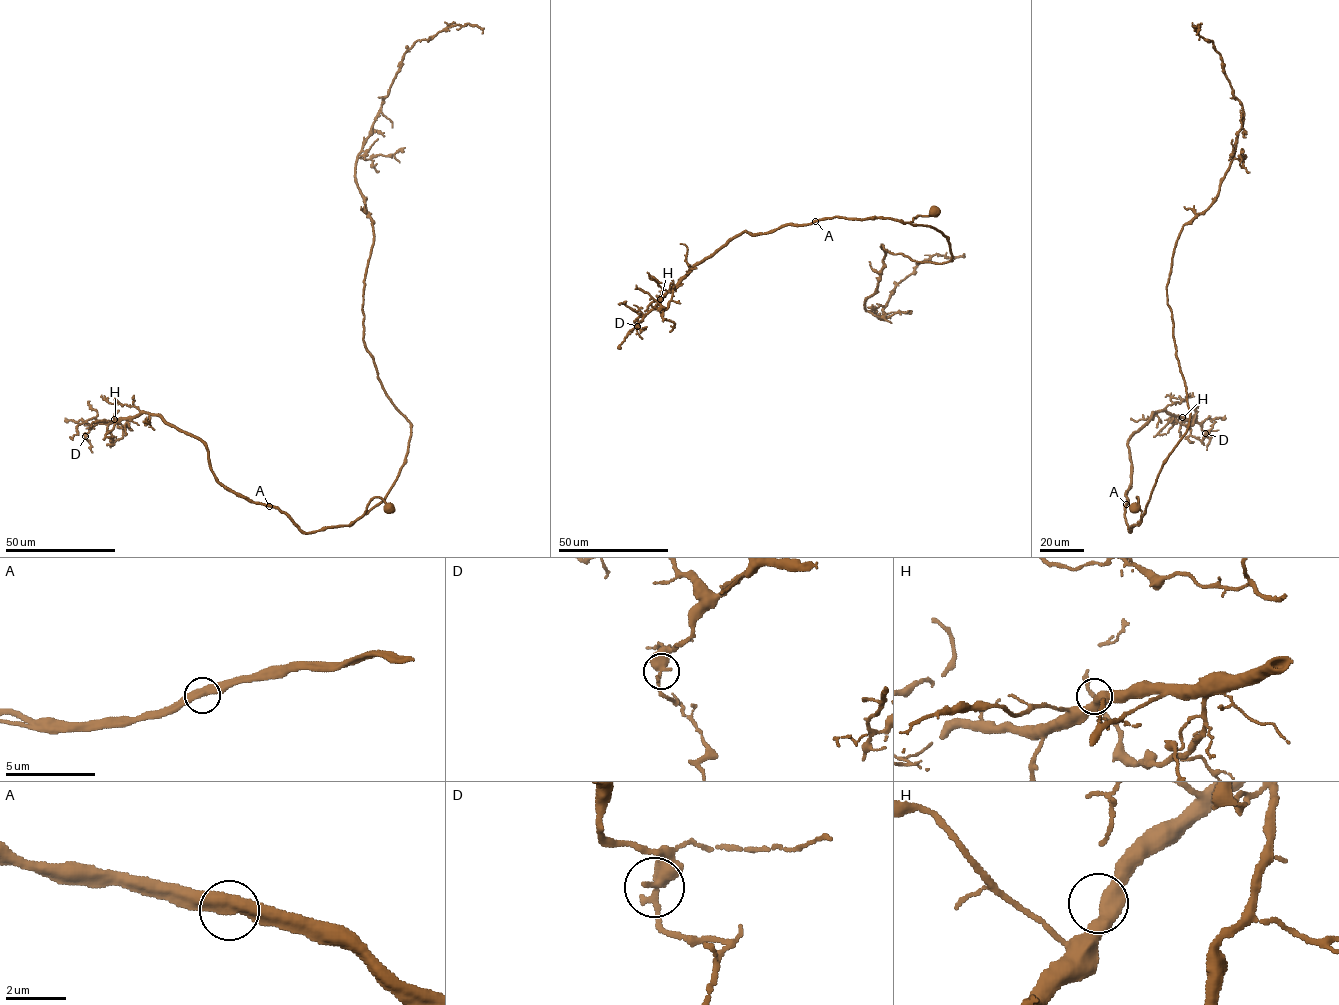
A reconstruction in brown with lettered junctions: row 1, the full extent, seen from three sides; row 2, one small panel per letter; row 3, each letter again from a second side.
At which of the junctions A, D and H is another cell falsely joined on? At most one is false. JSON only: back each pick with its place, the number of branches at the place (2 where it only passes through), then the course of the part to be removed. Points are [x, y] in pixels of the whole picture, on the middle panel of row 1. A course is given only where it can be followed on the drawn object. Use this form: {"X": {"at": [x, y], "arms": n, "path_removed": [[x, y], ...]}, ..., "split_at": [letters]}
{"split_at": []}

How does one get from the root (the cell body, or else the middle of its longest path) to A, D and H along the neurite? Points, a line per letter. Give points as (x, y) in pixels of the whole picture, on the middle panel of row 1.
A: (936, 211), (928, 215), (918, 215), (912, 222), (834, 216), (815, 221)
D: (936, 211), (918, 215), (912, 222), (834, 216), (764, 233), (744, 231), (696, 264), (637, 326)
H: (936, 211), (918, 215), (912, 222), (834, 216), (764, 233), (744, 231), (696, 264), (660, 299)

